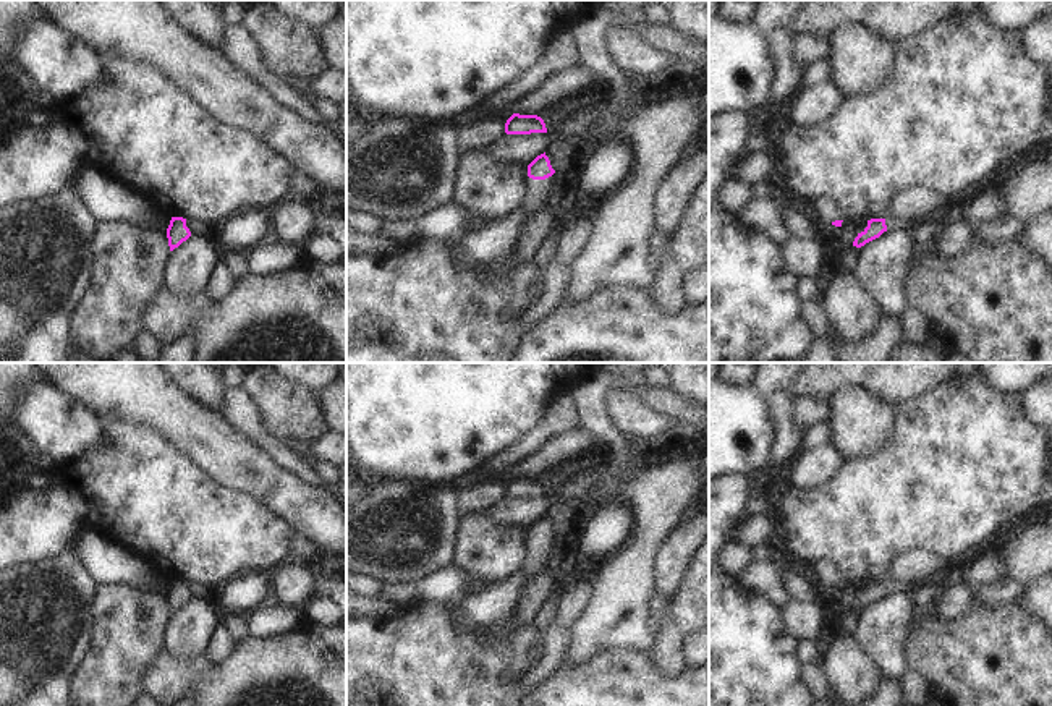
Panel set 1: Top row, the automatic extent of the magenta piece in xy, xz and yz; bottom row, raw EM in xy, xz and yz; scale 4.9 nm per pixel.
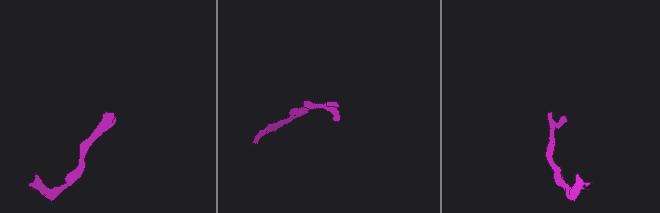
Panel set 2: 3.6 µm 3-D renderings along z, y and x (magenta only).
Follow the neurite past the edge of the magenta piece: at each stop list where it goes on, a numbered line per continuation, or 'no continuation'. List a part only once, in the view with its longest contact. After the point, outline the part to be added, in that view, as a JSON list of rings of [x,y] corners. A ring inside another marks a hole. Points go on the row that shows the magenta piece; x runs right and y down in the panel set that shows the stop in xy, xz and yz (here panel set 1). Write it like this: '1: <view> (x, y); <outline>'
1: xz (539, 195); [[[528,176],[528,193],[521,206],[521,211],[526,214],[524,220],[528,220],[534,212],[550,206],[554,196],[554,176],[545,180],[532,180]]]

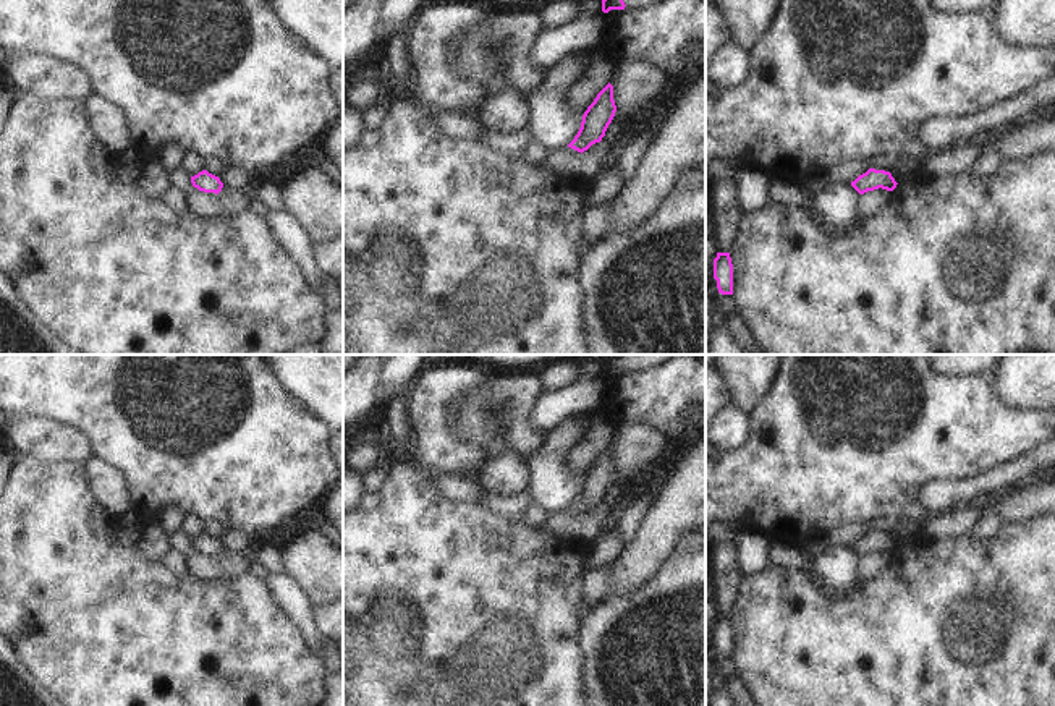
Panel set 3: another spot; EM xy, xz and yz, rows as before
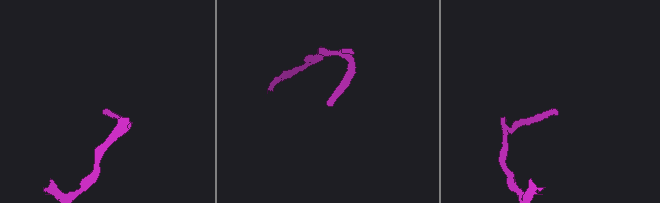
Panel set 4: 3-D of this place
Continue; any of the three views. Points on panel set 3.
no continuation

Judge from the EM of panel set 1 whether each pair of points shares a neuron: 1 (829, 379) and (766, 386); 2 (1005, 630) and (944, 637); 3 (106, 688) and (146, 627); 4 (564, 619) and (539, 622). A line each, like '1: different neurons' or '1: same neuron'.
1: different neurons
2: same neuron
3: same neuron
4: different neurons

